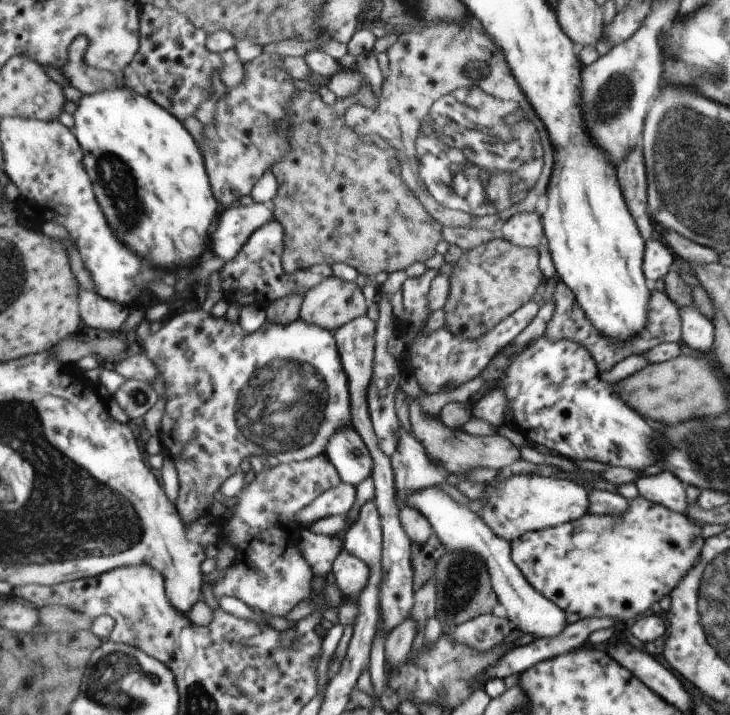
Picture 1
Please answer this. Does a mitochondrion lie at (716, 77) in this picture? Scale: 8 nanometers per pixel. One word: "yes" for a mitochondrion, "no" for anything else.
yes

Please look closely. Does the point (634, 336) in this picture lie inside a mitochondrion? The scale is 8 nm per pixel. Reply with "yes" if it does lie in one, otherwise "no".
no

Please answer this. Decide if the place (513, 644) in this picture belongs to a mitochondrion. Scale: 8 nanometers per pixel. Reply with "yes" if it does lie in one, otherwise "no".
no

